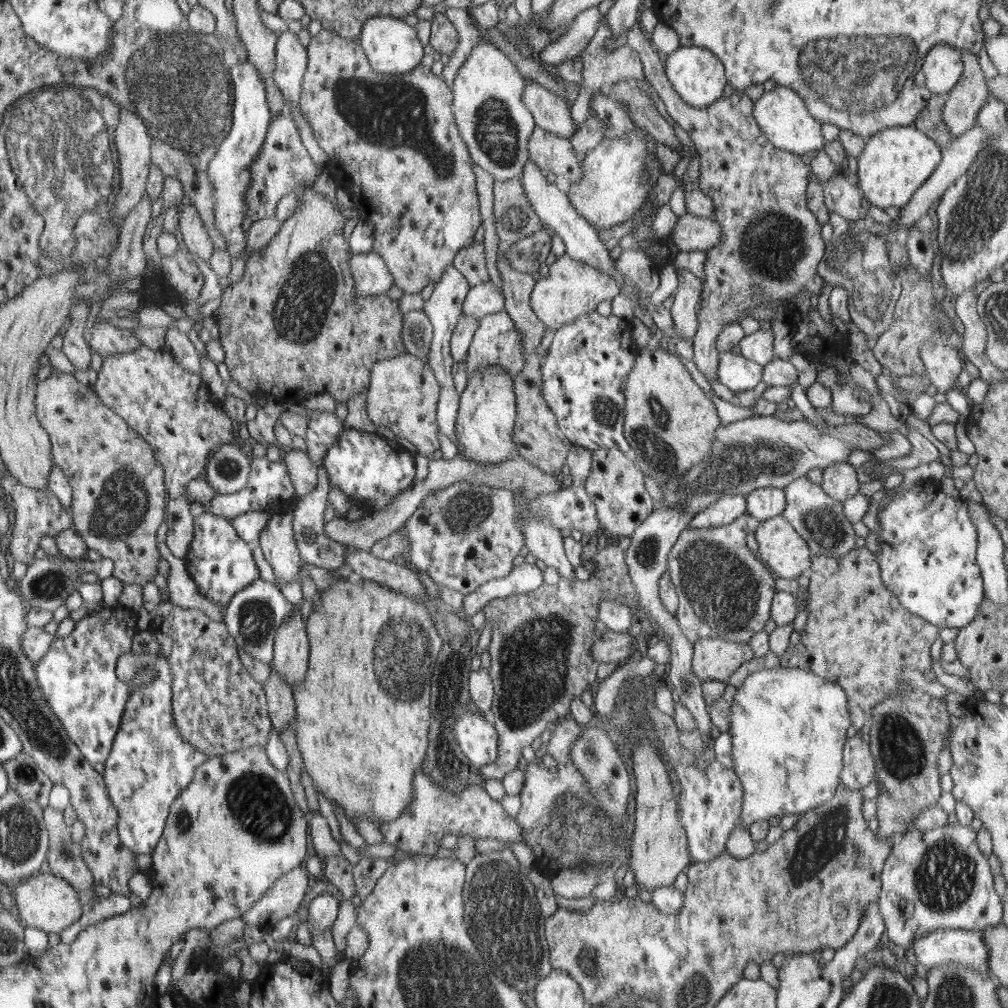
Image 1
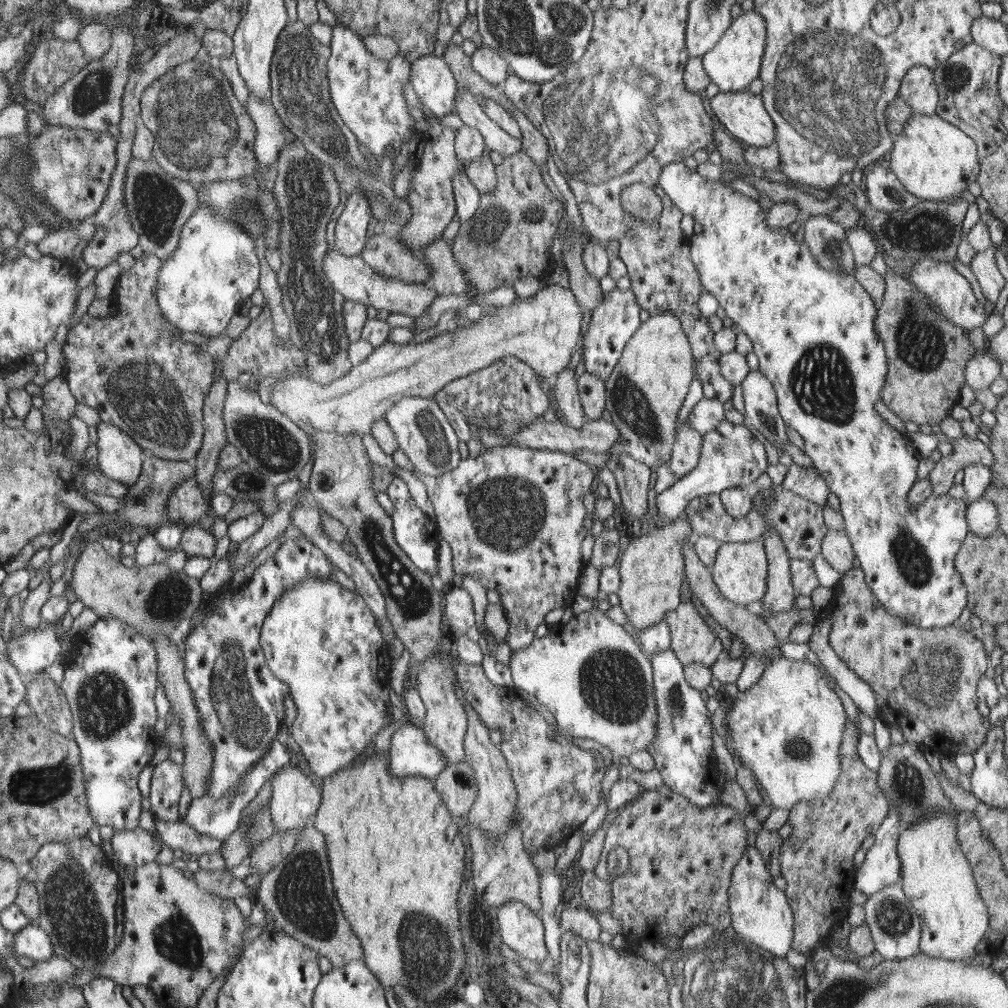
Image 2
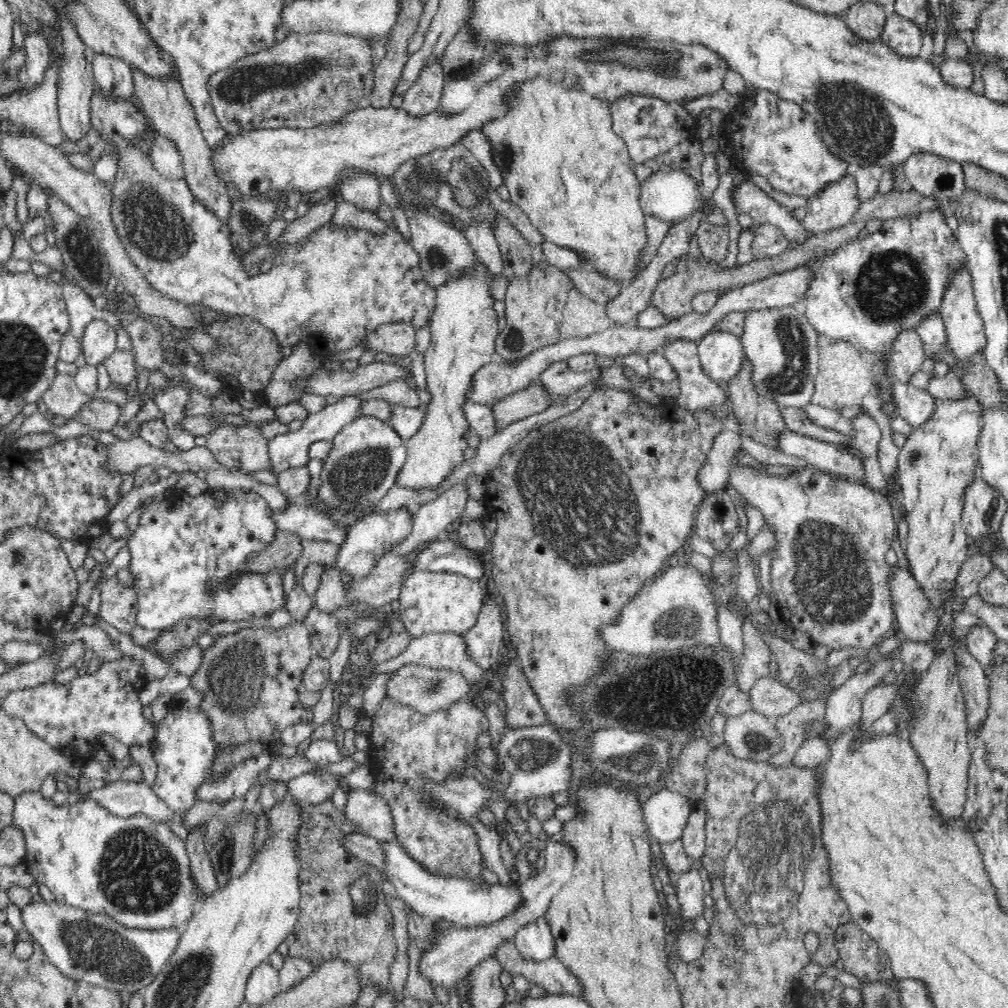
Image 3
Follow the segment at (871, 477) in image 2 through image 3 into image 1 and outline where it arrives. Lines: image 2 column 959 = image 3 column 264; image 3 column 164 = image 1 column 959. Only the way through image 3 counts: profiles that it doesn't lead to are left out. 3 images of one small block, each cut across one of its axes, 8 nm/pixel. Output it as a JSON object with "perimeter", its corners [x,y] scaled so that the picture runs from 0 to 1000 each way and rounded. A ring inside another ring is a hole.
{"perimeter":[[[913,477],[909,478],[901,486],[887,489],[885,494],[883,494],[883,498],[877,500],[877,504],[872,507],[870,512],[873,514],[873,524],[871,524],[871,528],[868,530],[871,539],[873,539],[873,545],[868,552],[868,555],[871,557],[877,581],[892,595],[892,599],[894,599],[899,606],[914,611],[914,613],[919,614],[921,618],[925,618],[928,622],[932,622],[933,625],[938,621],[940,621],[940,623],[951,624],[957,622],[968,611],[969,605],[972,603],[975,593],[977,592],[975,573],[967,553],[969,549],[970,528],[961,511],[959,498],[953,497],[953,495],[950,495],[950,492],[939,492],[938,488],[935,488],[935,483],[933,481],[929,482],[925,477]]]}

